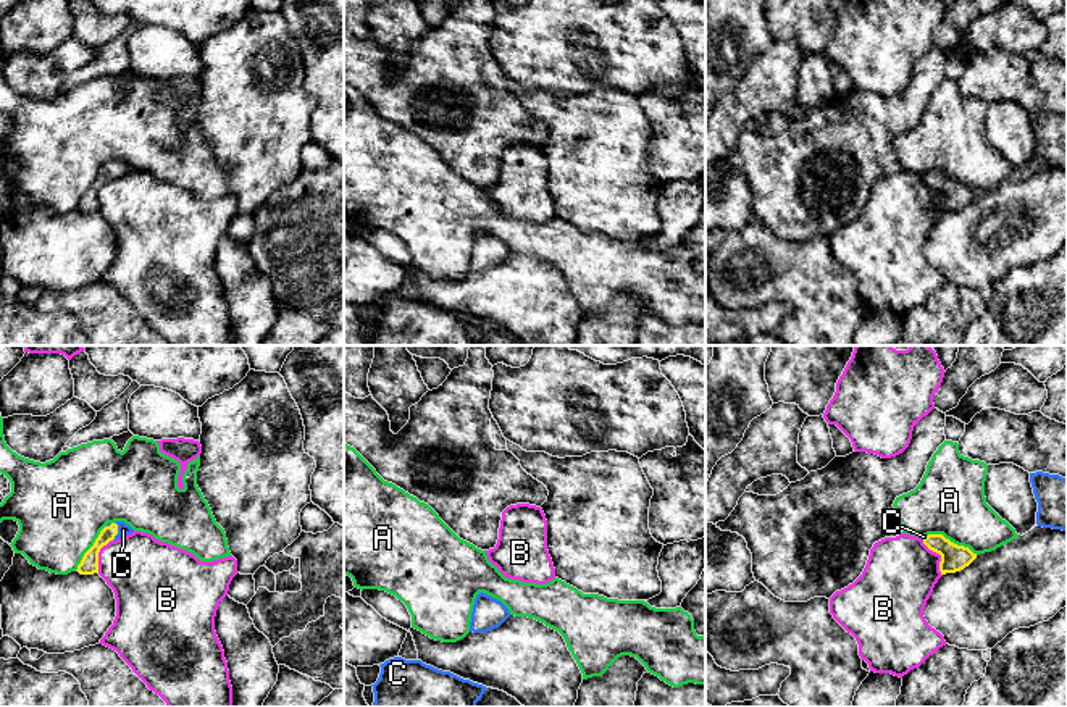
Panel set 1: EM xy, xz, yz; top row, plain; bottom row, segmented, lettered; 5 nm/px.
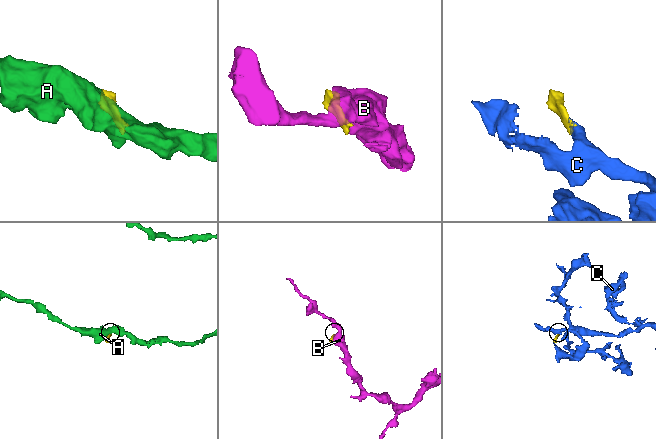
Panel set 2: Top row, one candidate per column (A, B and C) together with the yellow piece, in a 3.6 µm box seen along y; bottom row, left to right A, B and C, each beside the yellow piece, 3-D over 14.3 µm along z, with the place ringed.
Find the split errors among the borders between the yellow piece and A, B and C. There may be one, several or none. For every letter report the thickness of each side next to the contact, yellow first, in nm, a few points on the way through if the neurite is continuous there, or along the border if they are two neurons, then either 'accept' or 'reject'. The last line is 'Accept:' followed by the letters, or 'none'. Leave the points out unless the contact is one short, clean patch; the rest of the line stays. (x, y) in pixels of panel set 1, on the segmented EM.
A: 130/340 nm | reject
B: 130/360 nm | reject
C: 90/60 nm | across xy (89, 564), (94, 549), (117, 531), (123, 530) | accept
Accept: C

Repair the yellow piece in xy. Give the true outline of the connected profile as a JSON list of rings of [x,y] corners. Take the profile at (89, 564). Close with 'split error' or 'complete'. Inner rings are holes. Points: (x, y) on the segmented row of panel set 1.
[[[124,521],[108,523],[95,539],[94,546],[84,554],[81,563],[77,565],[77,571],[81,575],[94,575],[98,573],[98,552],[110,541],[116,541],[128,534],[134,533],[134,529]]] | split error

